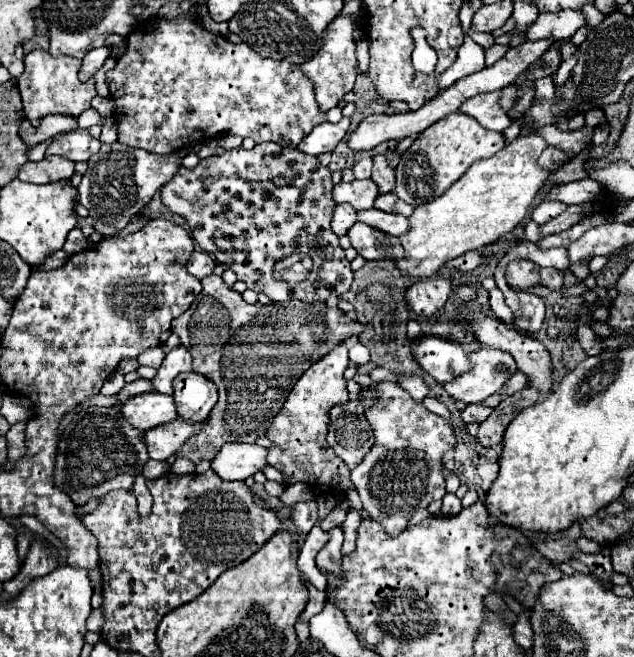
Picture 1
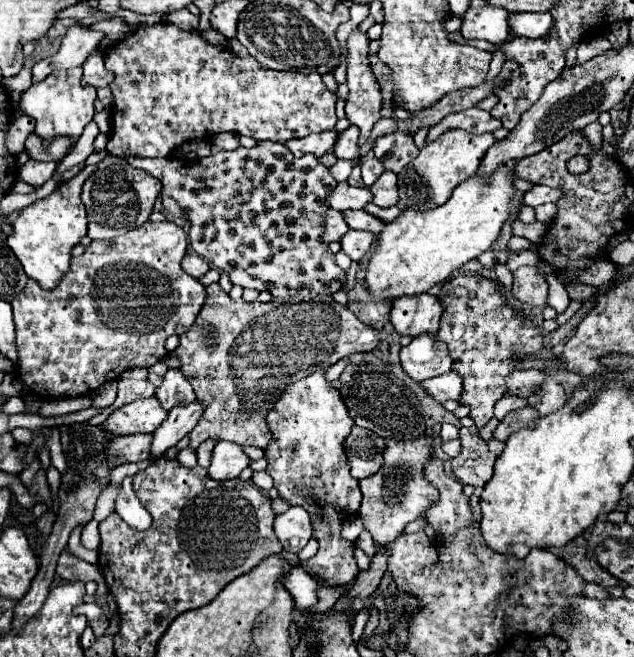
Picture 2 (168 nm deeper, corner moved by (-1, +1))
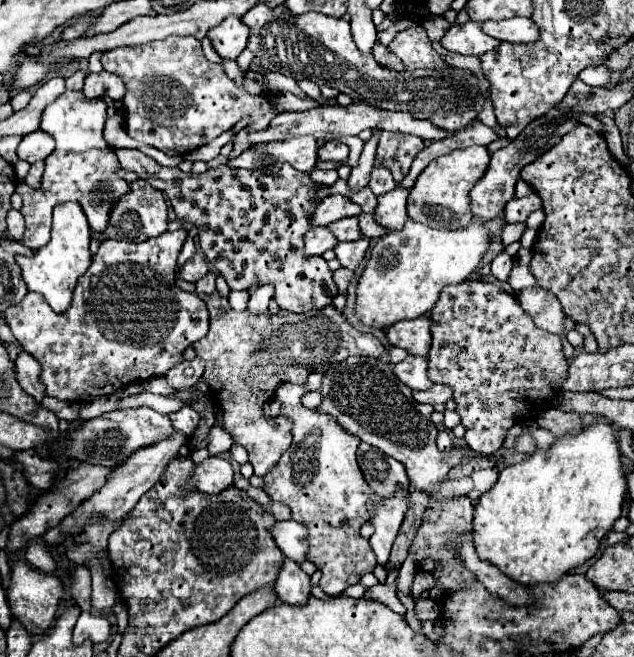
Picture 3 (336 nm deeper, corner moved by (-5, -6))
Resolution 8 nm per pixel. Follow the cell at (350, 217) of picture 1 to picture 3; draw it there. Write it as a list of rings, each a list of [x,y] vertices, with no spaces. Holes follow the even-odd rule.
[[[316,226],[306,234],[306,252],[308,254],[322,256],[326,250],[332,250],[336,244],[338,244],[338,240],[326,226]]]

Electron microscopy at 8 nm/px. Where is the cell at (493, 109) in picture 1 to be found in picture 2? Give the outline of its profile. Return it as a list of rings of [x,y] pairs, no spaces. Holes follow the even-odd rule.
[[[470,107],[466,111],[452,113],[452,115],[444,117],[440,123],[436,123],[434,127],[430,127],[428,135],[426,135],[426,143],[432,143],[434,139],[438,139],[442,133],[446,133],[450,129],[464,129],[464,131],[472,131],[472,133],[492,133],[500,127],[502,127],[502,123],[498,119],[494,119],[488,111]]]

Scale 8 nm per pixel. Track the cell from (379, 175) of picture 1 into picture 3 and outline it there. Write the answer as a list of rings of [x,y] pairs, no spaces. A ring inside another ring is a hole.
[[[396,186],[394,190],[378,196],[378,206],[374,210],[374,218],[378,224],[386,226],[388,230],[398,230],[408,220],[406,212],[406,198],[408,190]]]

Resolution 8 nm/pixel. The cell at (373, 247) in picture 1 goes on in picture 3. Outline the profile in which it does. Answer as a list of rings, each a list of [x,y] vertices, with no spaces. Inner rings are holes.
[[[360,238],[356,242],[340,242],[334,248],[336,258],[340,260],[342,268],[348,268],[348,270],[356,270],[360,266],[360,262],[366,256],[366,250],[368,250],[368,240],[366,238]]]

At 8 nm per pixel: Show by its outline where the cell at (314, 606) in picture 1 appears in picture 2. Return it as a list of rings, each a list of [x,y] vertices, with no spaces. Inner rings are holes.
[[[300,565],[292,567],[282,577],[282,585],[292,595],[294,605],[296,605],[298,611],[306,611],[306,607],[314,607],[316,605],[316,587],[318,587],[318,581],[310,573],[306,573]]]

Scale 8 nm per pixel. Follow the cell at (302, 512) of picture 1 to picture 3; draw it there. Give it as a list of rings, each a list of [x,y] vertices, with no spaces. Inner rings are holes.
[[[286,520],[274,524],[274,542],[284,552],[286,558],[294,562],[304,562],[308,552],[308,528],[302,522]]]

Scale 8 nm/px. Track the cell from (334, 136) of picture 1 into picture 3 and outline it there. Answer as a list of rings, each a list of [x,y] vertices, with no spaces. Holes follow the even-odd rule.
[[[296,136],[282,142],[256,144],[250,150],[246,150],[242,156],[228,160],[228,166],[274,170],[274,166],[282,166],[284,162],[290,162],[296,170],[310,172],[316,168],[316,160],[318,160],[316,138]]]

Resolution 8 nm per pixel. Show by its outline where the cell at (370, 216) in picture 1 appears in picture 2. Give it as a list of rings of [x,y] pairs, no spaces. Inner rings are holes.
[[[358,209],[358,211],[344,211],[342,213],[344,215],[344,219],[346,219],[346,225],[350,227],[350,229],[362,229],[362,231],[370,231],[370,233],[380,233],[382,229],[384,229],[384,225],[386,223],[382,223],[380,219],[374,219],[370,213],[366,213],[366,211],[362,211],[362,209]]]

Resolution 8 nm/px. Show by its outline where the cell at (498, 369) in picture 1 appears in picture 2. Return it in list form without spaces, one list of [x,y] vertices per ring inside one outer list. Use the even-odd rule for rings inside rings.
[[[454,371],[434,377],[434,379],[426,379],[420,383],[420,387],[434,397],[436,401],[448,401],[448,399],[458,399],[462,393],[462,377],[456,375]]]

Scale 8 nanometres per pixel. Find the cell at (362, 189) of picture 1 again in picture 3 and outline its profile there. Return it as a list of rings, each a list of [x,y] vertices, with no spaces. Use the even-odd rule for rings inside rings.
[[[332,194],[318,204],[318,210],[314,212],[314,218],[312,218],[312,226],[328,226],[346,216],[358,216],[360,212],[362,208],[356,202],[352,202],[348,196]]]

